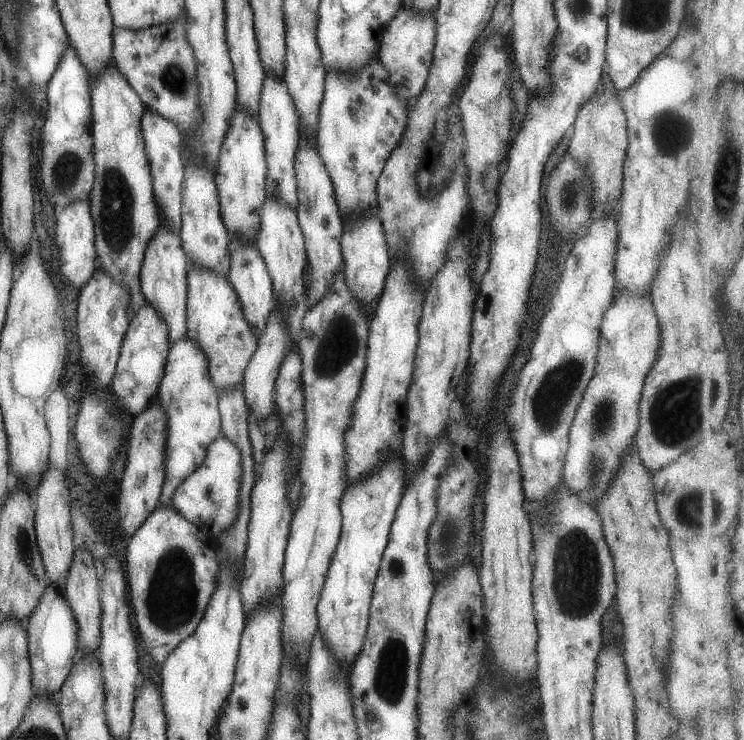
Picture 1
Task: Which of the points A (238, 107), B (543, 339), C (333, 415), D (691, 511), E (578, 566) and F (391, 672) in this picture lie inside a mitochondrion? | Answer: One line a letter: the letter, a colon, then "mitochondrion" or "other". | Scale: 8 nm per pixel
A: other
B: other
C: other
D: mitochondrion
E: mitochondrion
F: mitochondrion

